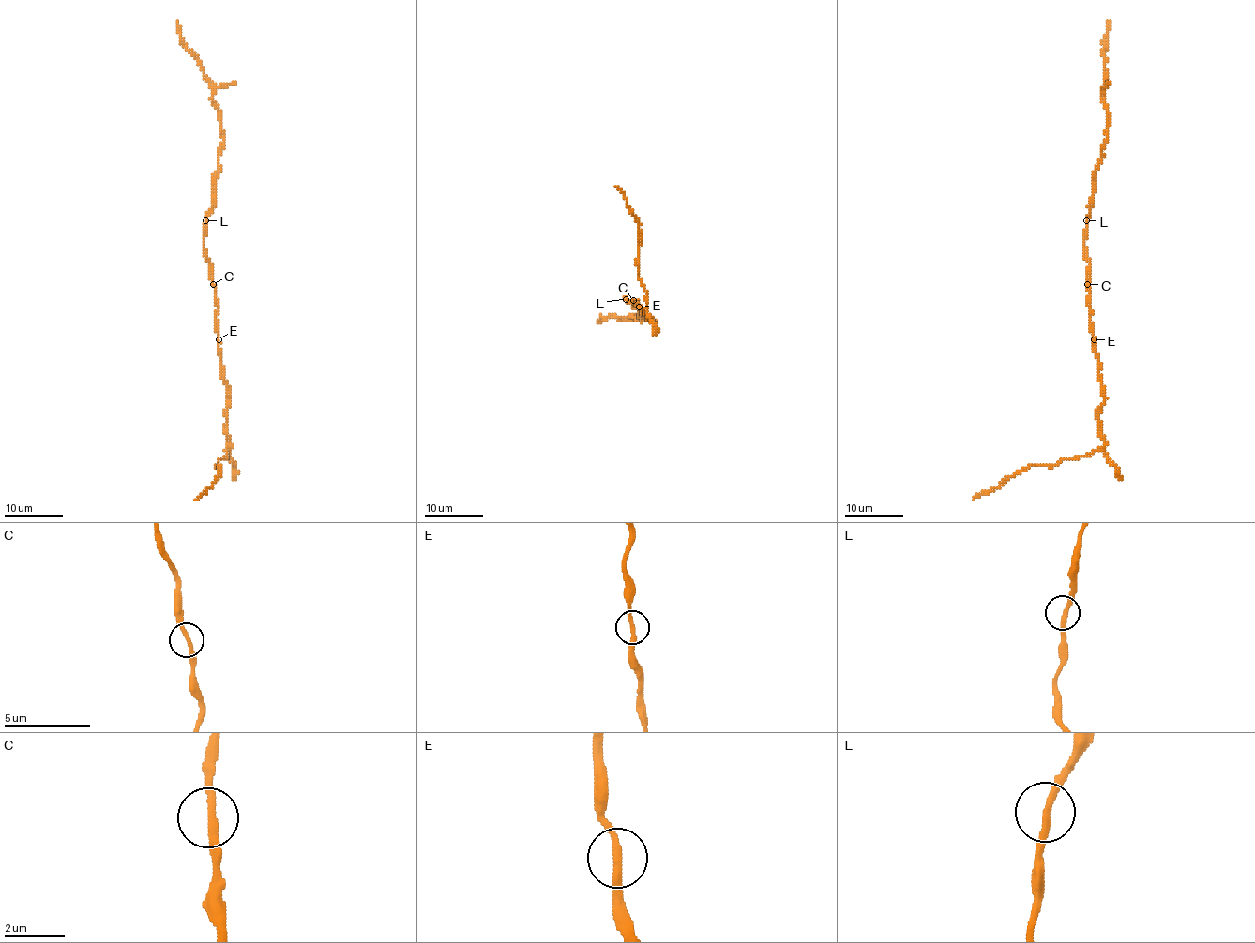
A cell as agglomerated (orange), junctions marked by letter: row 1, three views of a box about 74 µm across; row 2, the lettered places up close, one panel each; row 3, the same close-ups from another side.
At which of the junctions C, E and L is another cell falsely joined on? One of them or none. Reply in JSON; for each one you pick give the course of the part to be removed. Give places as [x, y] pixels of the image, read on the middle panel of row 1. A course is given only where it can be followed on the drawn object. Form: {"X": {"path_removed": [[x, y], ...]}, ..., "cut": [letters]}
{"cut": []}

